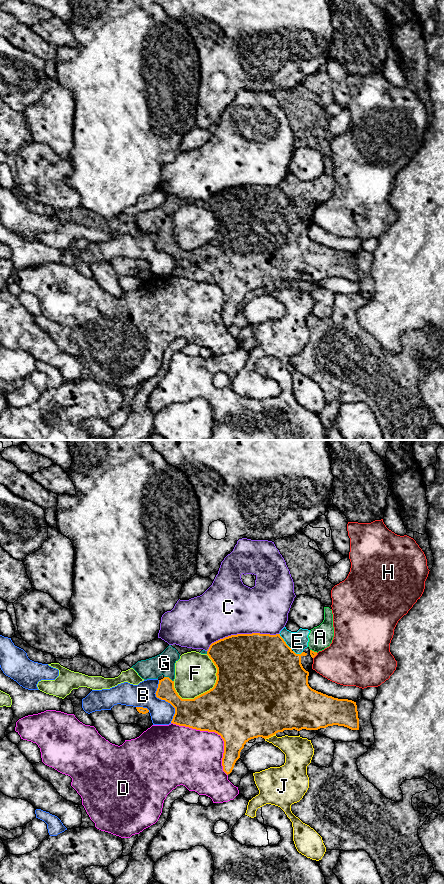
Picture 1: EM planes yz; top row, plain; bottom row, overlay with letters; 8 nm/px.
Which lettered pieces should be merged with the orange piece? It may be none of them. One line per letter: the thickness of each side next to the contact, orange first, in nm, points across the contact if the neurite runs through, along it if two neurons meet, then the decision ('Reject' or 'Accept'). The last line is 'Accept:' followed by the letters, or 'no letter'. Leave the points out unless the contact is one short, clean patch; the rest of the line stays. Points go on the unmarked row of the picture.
A: Thickness 50 nm (orange) against 190 nm. Accept
B: Thickness 220 nm (orange) against 190 nm. Reject
C: Thickness 500 nm (orange) against 440 nm. Reject
D: Thickness 500 nm (orange) against 420 nm. Reject
E: Thickness 500 nm (orange) against 160 nm. Accept
F: Thickness 500 nm (orange) against 340 nm. Reject
G: Thickness 140 nm (orange) against 170 nm. Accept
H: Thickness 50 nm (orange) against 360 nm. Reject
J: Thickness 480 nm (orange) against 220 nm. Reject
Accept: A, E, G

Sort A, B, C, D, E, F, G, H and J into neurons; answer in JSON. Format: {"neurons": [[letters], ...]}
{"neurons": [["A", "E", "G"], ["B"], ["C"], ["D"], ["F"], ["H"], ["J"]]}

